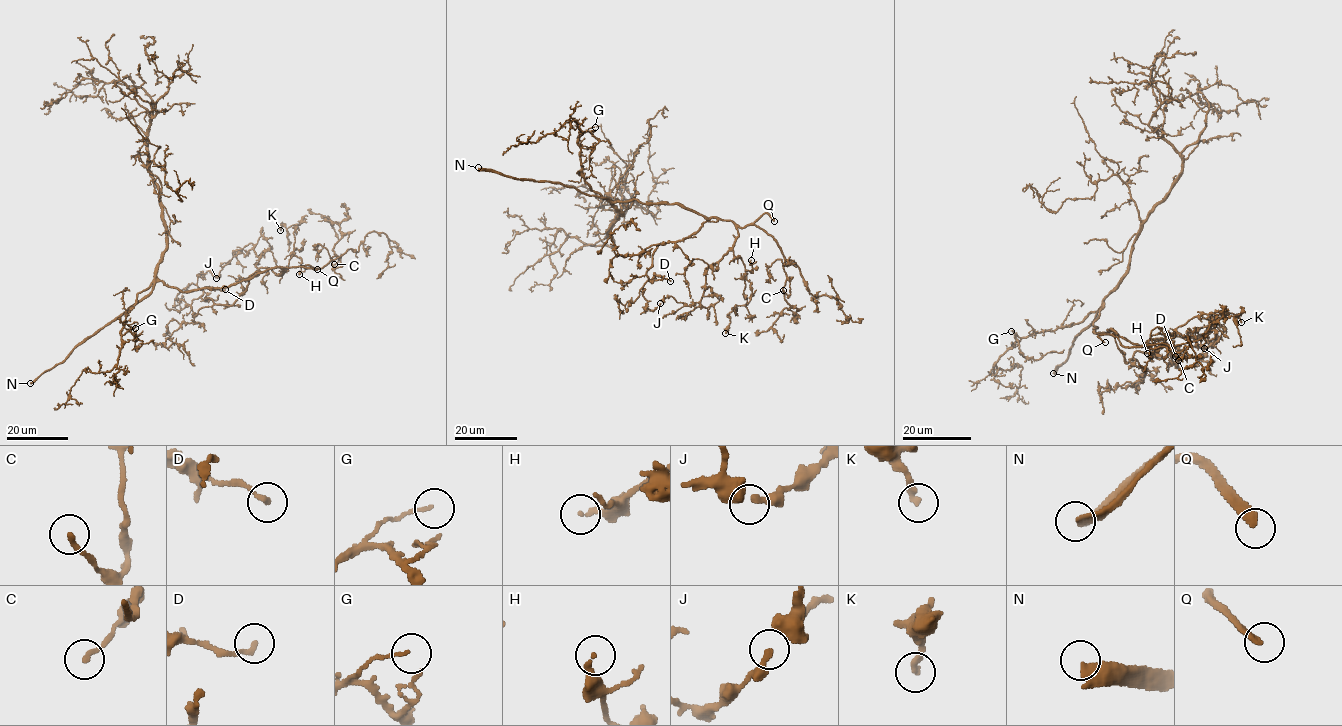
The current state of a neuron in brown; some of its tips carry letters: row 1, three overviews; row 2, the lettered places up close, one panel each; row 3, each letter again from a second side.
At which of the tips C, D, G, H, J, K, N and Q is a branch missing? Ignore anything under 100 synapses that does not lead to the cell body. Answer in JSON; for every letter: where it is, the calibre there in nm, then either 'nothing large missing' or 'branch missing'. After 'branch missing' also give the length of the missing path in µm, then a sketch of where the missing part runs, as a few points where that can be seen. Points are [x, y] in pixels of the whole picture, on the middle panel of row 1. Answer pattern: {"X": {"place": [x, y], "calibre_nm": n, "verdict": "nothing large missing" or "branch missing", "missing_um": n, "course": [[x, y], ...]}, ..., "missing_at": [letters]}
{"C": {"place": [783, 290], "calibre_nm": 180, "verdict": "nothing large missing"}, "D": {"place": [670, 281], "calibre_nm": 200, "verdict": "nothing large missing"}, "G": {"place": [595, 127], "calibre_nm": 110, "verdict": "nothing large missing"}, "H": {"place": [751, 260], "calibre_nm": 200, "verdict": "nothing large missing"}, "J": {"place": [660, 303], "calibre_nm": 200, "verdict": "nothing large missing"}, "K": {"place": [725, 333], "calibre_nm": 240, "verdict": "nothing large missing"}, "N": {"place": [478, 167], "calibre_nm": 360, "verdict": "branch missing", "missing_um": 40}, "Q": {"place": [774, 221], "calibre_nm": 280, "verdict": "branch missing", "missing_um": 70, "course": [[774, 221], [802, 225], [809, 233], [837, 237], [852, 245], [853, 252], [876, 271], [880, 287], [880, 315]]}, "missing_at": ["N", "Q"]}

